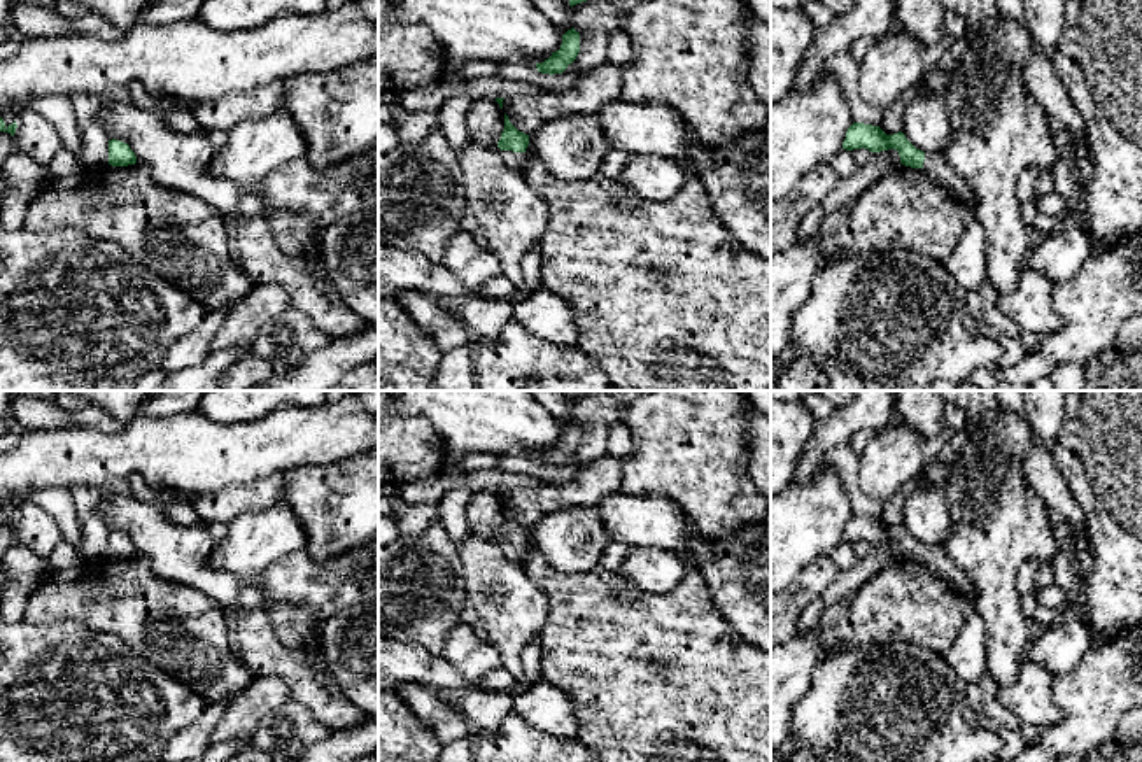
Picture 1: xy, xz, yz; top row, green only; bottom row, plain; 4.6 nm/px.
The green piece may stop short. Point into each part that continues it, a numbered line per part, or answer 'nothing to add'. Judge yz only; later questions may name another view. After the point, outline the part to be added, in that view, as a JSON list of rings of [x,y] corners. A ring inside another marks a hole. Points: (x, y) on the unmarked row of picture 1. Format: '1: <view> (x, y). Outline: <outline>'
1: yz (934, 557). Outline: [[[925,545],[923,562],[939,576],[948,580],[970,601],[976,601],[977,589],[969,576],[948,557],[942,545]]]

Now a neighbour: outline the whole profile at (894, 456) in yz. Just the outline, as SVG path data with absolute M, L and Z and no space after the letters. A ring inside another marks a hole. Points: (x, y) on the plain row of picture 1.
M909 424L881 426L858 454L858 483L878 499L888 501L918 476L923 466L925 438Z

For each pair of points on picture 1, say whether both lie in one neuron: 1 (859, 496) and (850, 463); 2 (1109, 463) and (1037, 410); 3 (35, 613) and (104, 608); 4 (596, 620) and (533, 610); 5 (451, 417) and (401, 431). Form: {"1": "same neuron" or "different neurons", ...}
{"1": "same neuron", "2": "different neurons", "3": "same neuron", "4": "different neurons", "5": "different neurons"}

